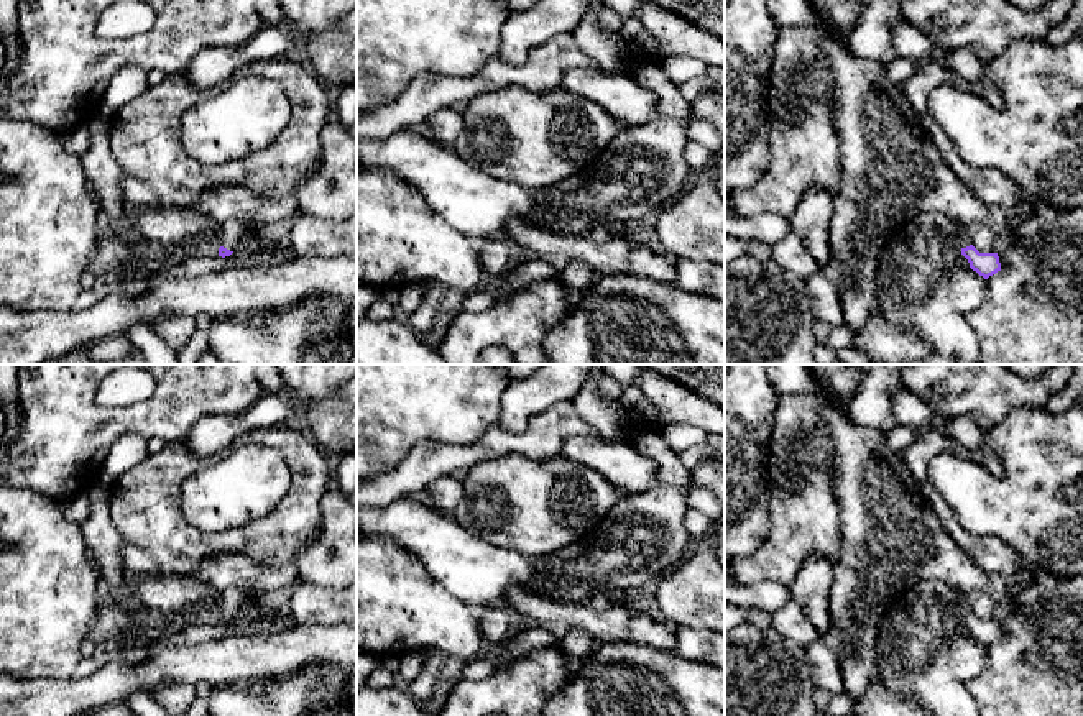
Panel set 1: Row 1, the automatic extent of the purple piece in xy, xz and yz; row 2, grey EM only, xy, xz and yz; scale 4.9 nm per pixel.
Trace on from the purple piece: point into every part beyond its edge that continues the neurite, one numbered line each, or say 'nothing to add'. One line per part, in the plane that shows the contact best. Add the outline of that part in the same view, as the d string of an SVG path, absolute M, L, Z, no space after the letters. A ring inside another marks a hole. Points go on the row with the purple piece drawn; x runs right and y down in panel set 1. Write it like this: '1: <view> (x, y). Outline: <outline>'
1: xy (234, 229). Outline: M230 218L224 223L224 232L219 241L219 246L224 246L230 251L240 250L242 236L247 230L255 225L245 218Z

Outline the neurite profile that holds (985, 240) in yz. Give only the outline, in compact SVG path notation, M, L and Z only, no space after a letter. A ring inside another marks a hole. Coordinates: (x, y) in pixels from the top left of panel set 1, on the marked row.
M966 223L966 233L979 253L998 253L1002 246L996 233L981 223Z

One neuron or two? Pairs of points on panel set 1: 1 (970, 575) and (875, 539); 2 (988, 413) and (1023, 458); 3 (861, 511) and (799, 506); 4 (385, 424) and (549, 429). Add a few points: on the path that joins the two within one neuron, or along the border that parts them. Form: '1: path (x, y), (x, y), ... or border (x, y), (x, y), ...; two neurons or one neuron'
1: path (947, 562), (898, 541); one neuron
2: border (1031, 406), (1013, 409), (986, 431); two neurons
3: border (830, 472), (838, 508), (840, 549); two neurons
4: border (495, 424), (472, 442), (454, 445); two neurons

